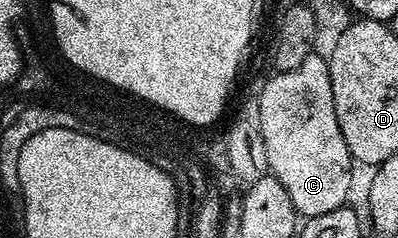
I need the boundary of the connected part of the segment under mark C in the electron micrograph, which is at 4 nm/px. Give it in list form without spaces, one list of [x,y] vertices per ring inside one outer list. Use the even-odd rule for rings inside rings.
[[[311,55],[304,59],[300,67],[295,67],[292,71],[284,71],[283,73],[275,72],[271,76],[263,83],[262,90],[258,93],[258,110],[256,110],[256,116],[260,123],[260,135],[264,135],[264,148],[268,151],[270,173],[276,179],[280,179],[280,183],[284,183],[284,187],[288,191],[288,199],[292,199],[292,207],[299,218],[309,219],[316,215],[328,215],[328,211],[336,211],[343,208],[347,204],[346,196],[350,193],[350,165],[352,166],[352,158],[348,151],[348,143],[344,143],[344,135],[340,135],[340,123],[336,123],[336,107],[332,99],[329,60],[325,56],[317,57],[317,55]]]

